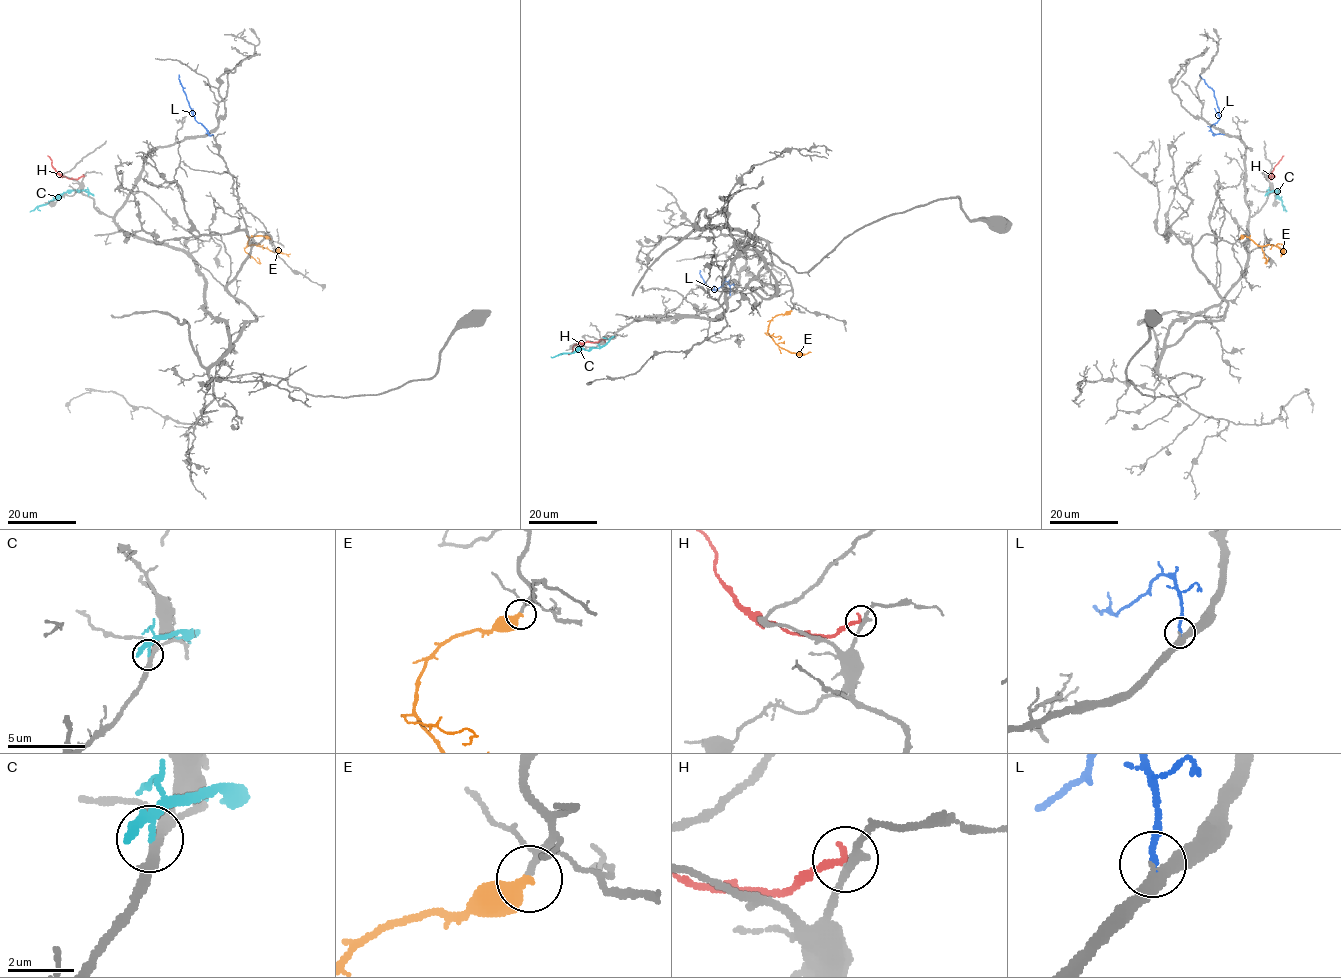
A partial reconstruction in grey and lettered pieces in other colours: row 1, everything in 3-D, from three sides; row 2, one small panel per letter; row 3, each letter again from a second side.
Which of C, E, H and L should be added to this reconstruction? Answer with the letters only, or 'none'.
E, L

